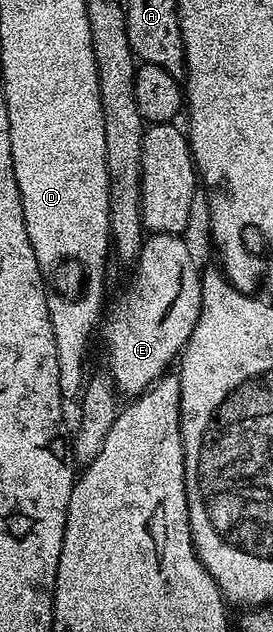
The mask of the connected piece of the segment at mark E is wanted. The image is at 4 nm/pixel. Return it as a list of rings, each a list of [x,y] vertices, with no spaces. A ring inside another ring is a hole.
[[[162,234],[149,235],[144,241],[140,256],[131,269],[132,281],[128,289],[112,304],[112,309],[105,311],[102,323],[98,328],[98,336],[104,339],[104,356],[108,359],[106,371],[112,376],[117,393],[125,397],[135,398],[145,392],[152,383],[173,367],[174,361],[188,345],[190,334],[200,317],[200,277],[201,269],[196,269],[196,260],[188,249],[183,235]]]

